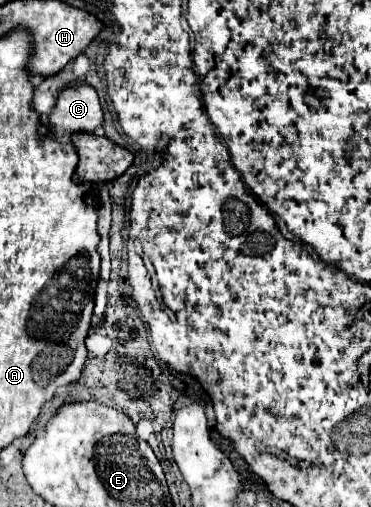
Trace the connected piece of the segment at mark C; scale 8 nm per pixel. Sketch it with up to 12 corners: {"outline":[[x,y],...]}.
{"outline":[[65,88],[49,114],[55,136],[103,126],[97,90]]}

